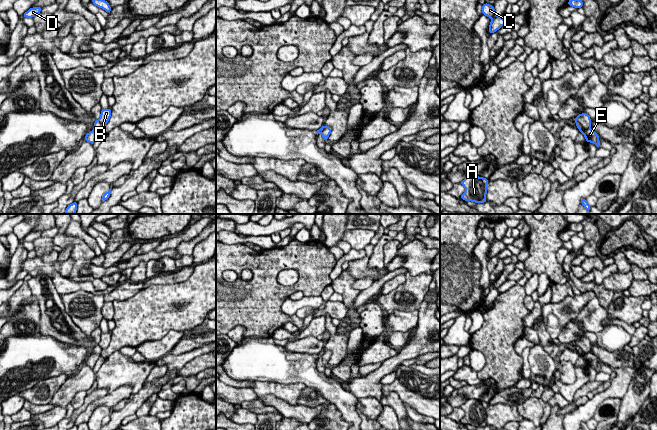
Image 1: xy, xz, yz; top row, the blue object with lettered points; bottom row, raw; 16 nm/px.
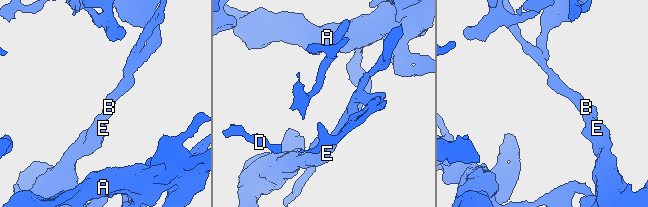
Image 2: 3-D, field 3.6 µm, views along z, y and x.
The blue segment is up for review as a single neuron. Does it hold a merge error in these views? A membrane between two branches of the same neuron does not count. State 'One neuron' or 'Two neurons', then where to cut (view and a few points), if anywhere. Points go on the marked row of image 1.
Two neurons. Split along yz (576, 121), (585, 128), (589, 128)

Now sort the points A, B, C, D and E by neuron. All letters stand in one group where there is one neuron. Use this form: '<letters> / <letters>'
A B C D / E

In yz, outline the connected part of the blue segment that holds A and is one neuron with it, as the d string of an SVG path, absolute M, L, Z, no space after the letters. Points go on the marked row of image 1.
M468 175L461 181L461 185L465 188L465 192L461 195L461 199L475 203L485 203L487 201L487 185L488 179L476 175Z

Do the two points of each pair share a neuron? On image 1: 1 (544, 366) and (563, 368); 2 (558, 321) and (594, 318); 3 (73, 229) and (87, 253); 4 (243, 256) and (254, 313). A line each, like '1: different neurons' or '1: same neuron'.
1: different neurons
2: same neuron
3: different neurons
4: same neuron

